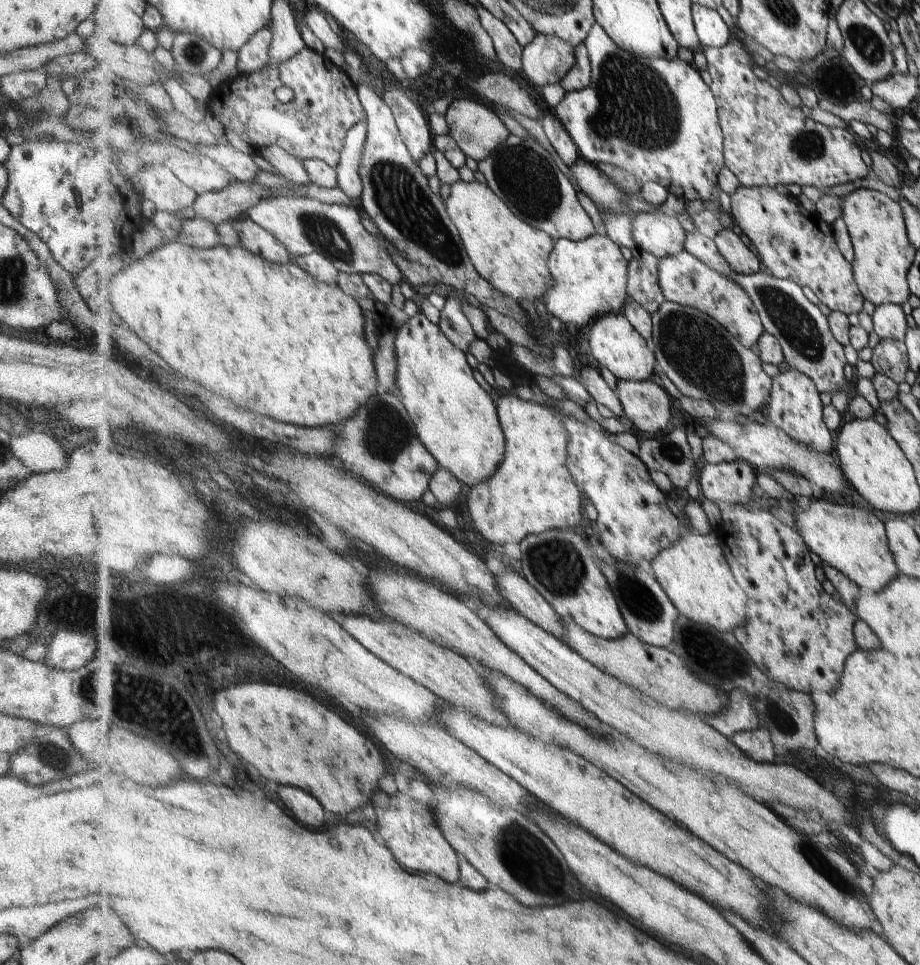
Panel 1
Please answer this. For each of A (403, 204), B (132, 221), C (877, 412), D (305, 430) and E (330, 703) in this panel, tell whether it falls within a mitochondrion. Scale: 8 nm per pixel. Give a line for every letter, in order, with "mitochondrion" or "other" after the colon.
A: mitochondrion
B: other
C: other
D: other
E: other

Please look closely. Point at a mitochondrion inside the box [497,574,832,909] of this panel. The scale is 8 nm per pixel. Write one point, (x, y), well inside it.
(719, 657)

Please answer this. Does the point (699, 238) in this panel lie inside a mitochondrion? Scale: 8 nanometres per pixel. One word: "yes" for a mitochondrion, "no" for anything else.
no

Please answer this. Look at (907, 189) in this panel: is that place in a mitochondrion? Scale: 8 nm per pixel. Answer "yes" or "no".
no

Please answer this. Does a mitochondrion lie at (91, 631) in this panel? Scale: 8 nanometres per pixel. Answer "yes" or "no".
no

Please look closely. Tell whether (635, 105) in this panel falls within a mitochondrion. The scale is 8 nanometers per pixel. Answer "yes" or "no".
yes

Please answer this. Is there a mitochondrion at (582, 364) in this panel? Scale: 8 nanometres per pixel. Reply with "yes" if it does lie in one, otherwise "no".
no

